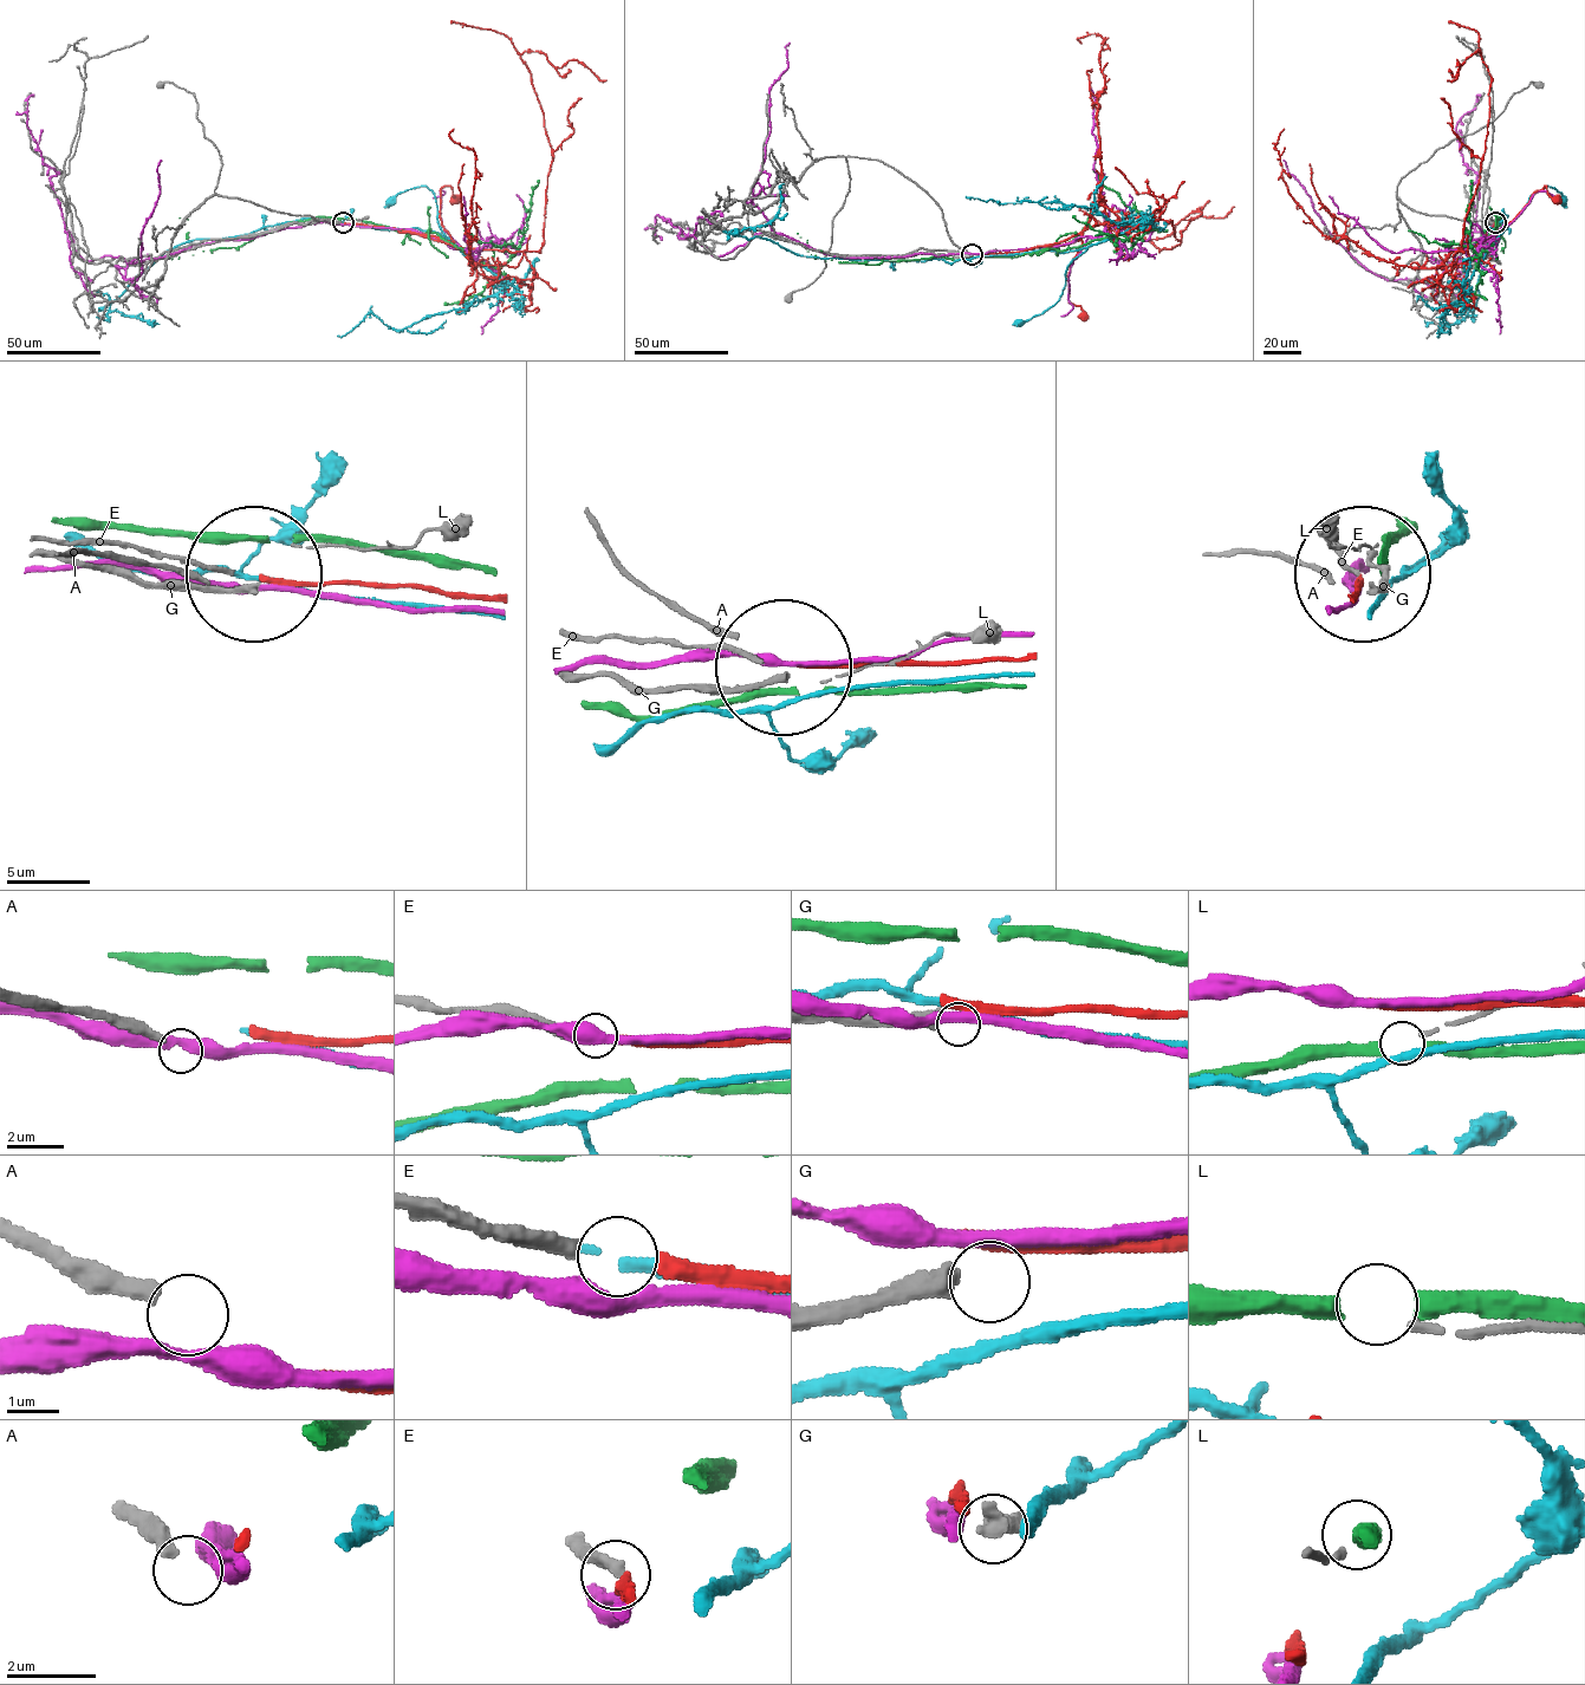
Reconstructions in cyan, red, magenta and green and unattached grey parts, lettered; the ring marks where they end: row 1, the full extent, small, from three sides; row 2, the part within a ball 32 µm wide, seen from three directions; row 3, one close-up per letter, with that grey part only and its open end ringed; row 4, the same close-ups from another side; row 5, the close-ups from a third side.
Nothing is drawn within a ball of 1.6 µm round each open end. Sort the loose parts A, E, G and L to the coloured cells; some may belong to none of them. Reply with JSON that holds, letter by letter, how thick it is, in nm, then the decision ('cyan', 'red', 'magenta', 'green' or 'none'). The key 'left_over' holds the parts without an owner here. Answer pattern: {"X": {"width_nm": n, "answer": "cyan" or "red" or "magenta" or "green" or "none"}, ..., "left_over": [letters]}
{"A": {"width_nm": 300, "answer": "none"}, "E": {"width_nm": 300, "answer": "red"}, "G": {"width_nm": 440, "answer": "none"}, "L": {"width_nm": 140, "answer": "green"}, "left_over": ["A", "G"]}

